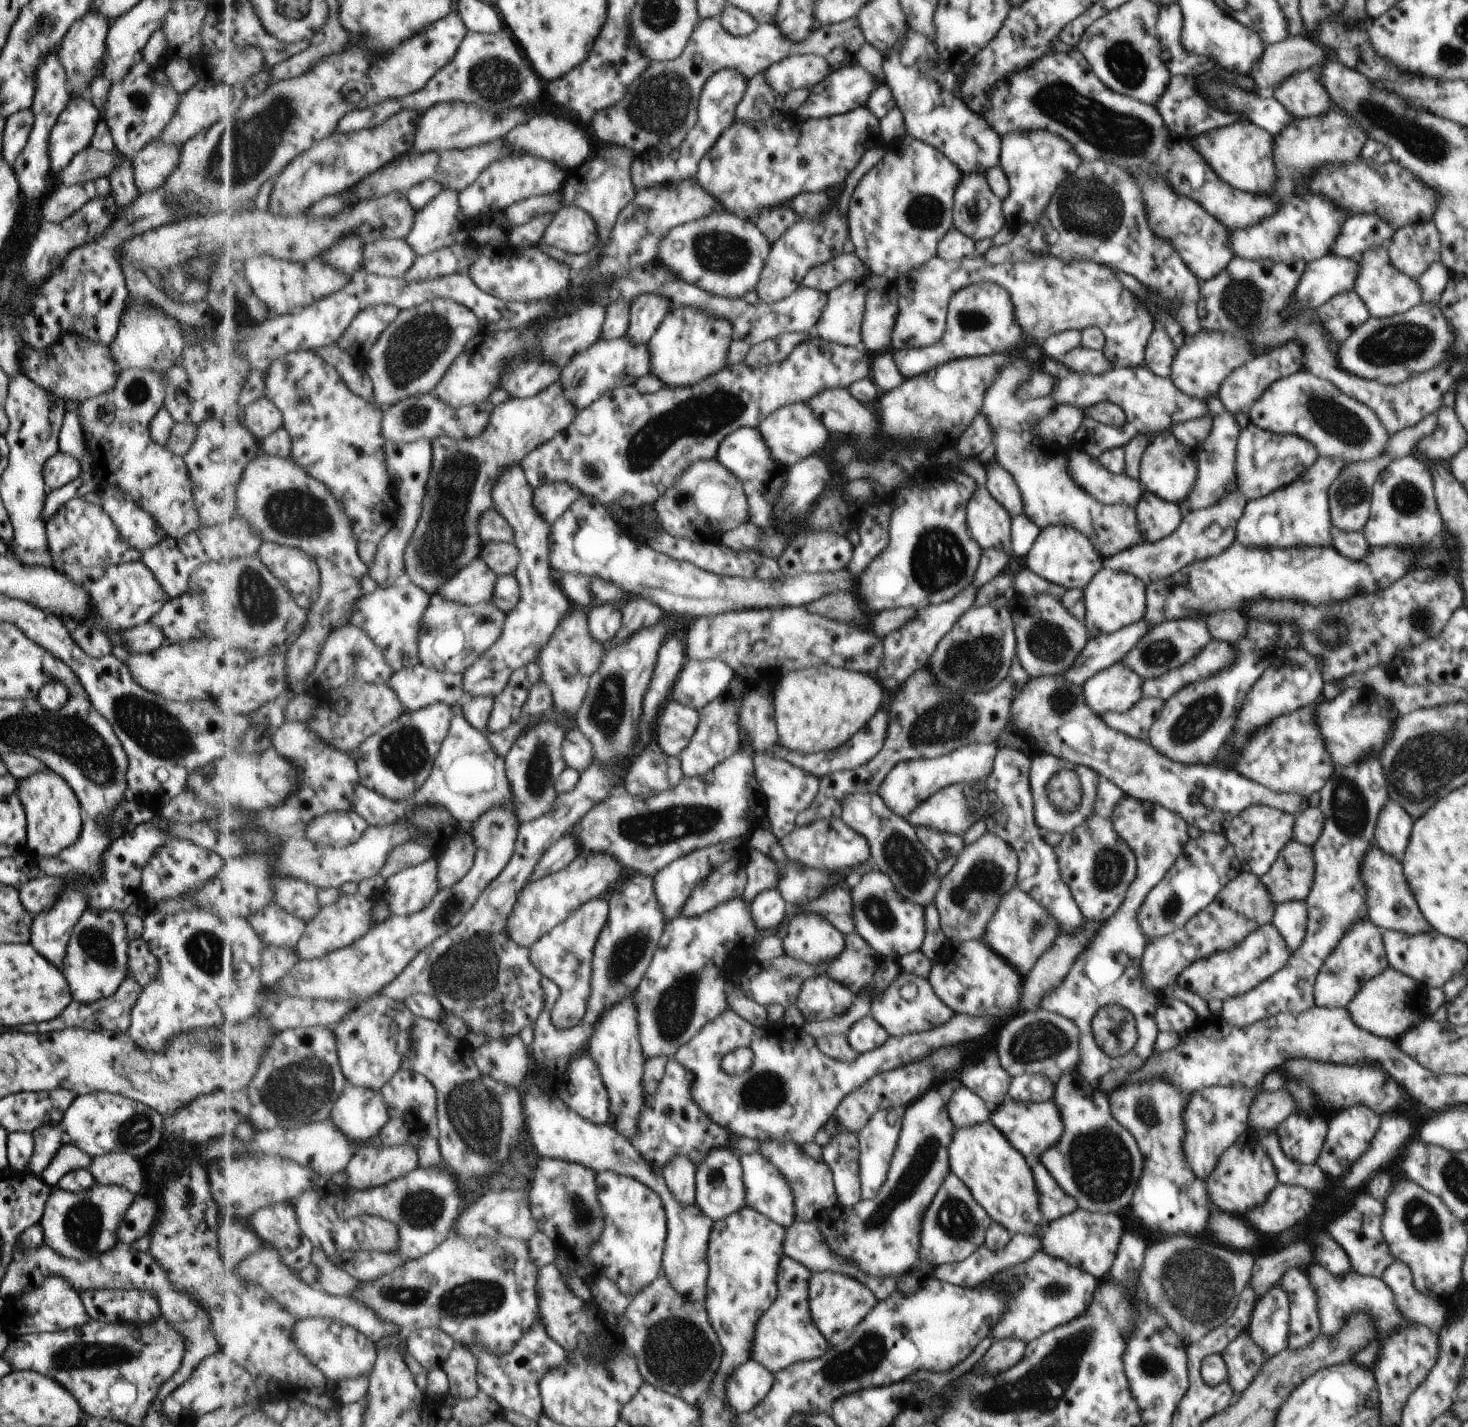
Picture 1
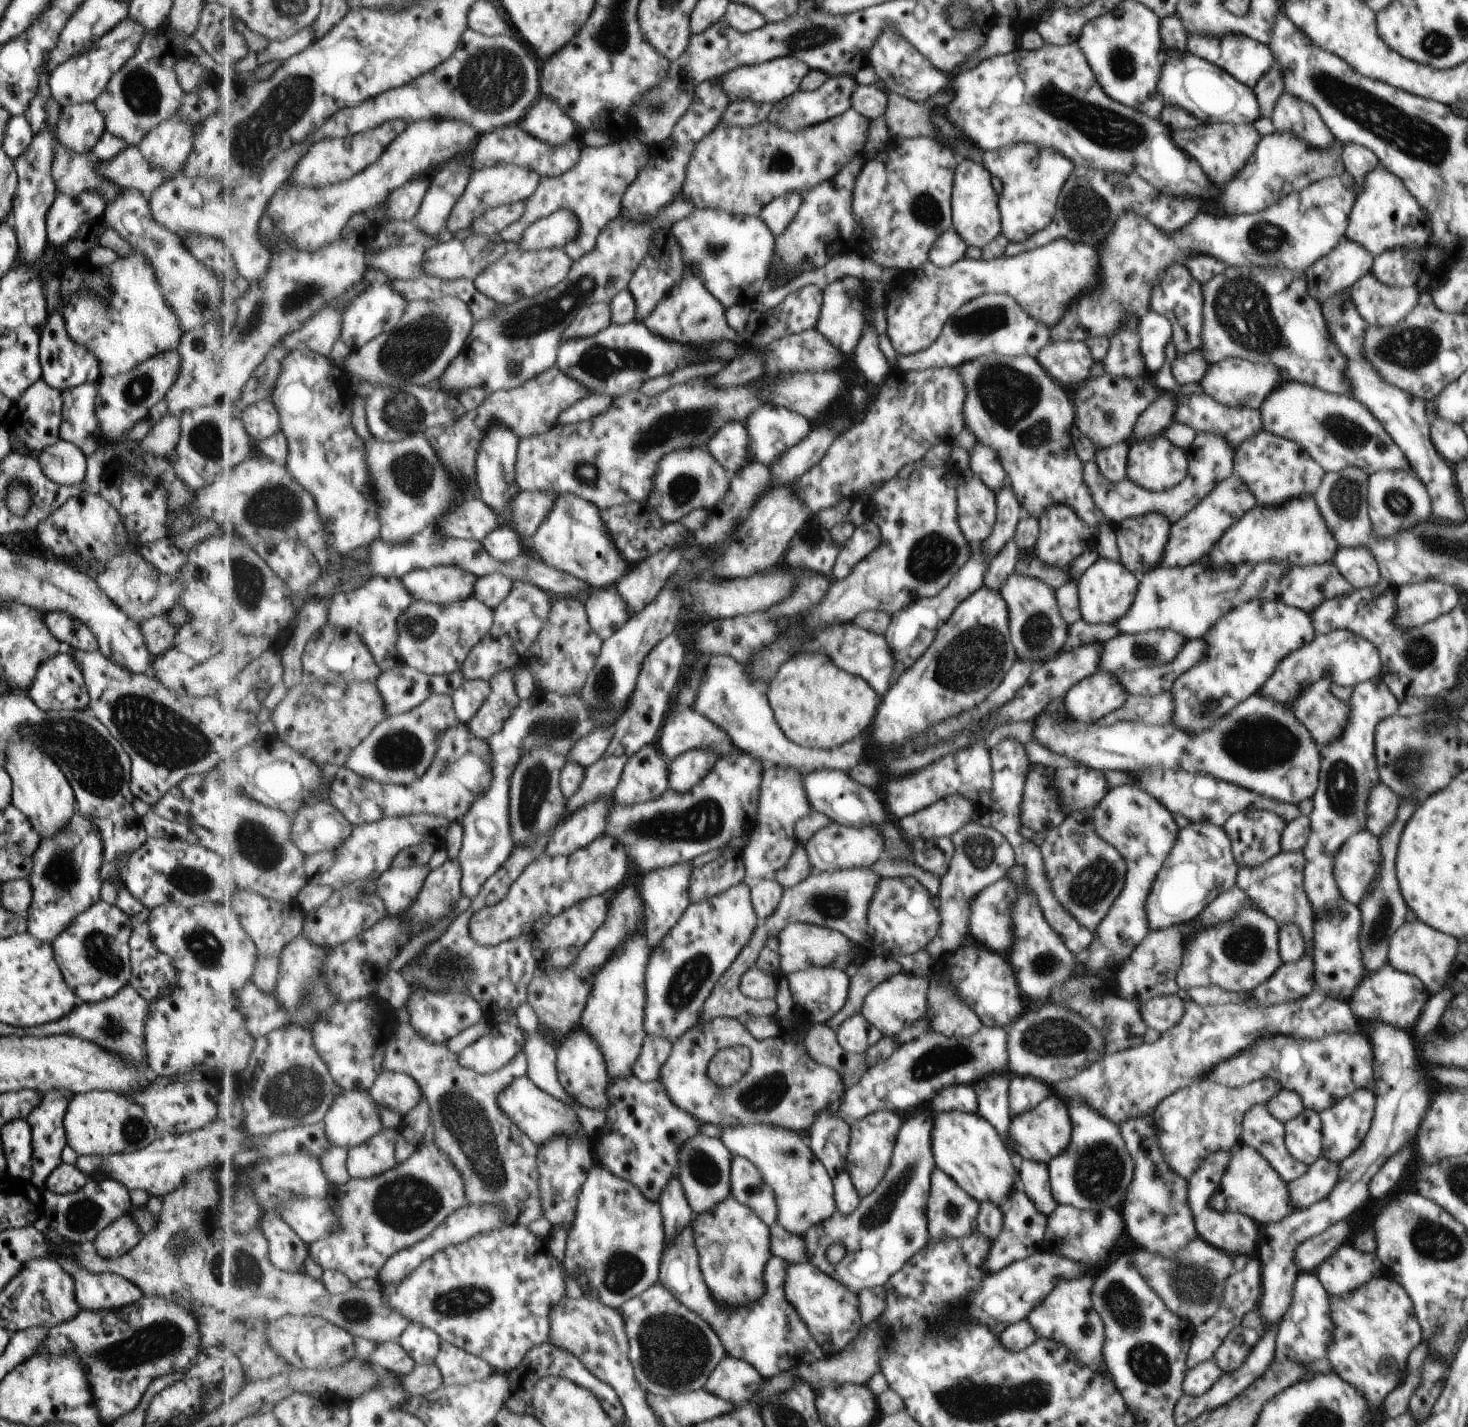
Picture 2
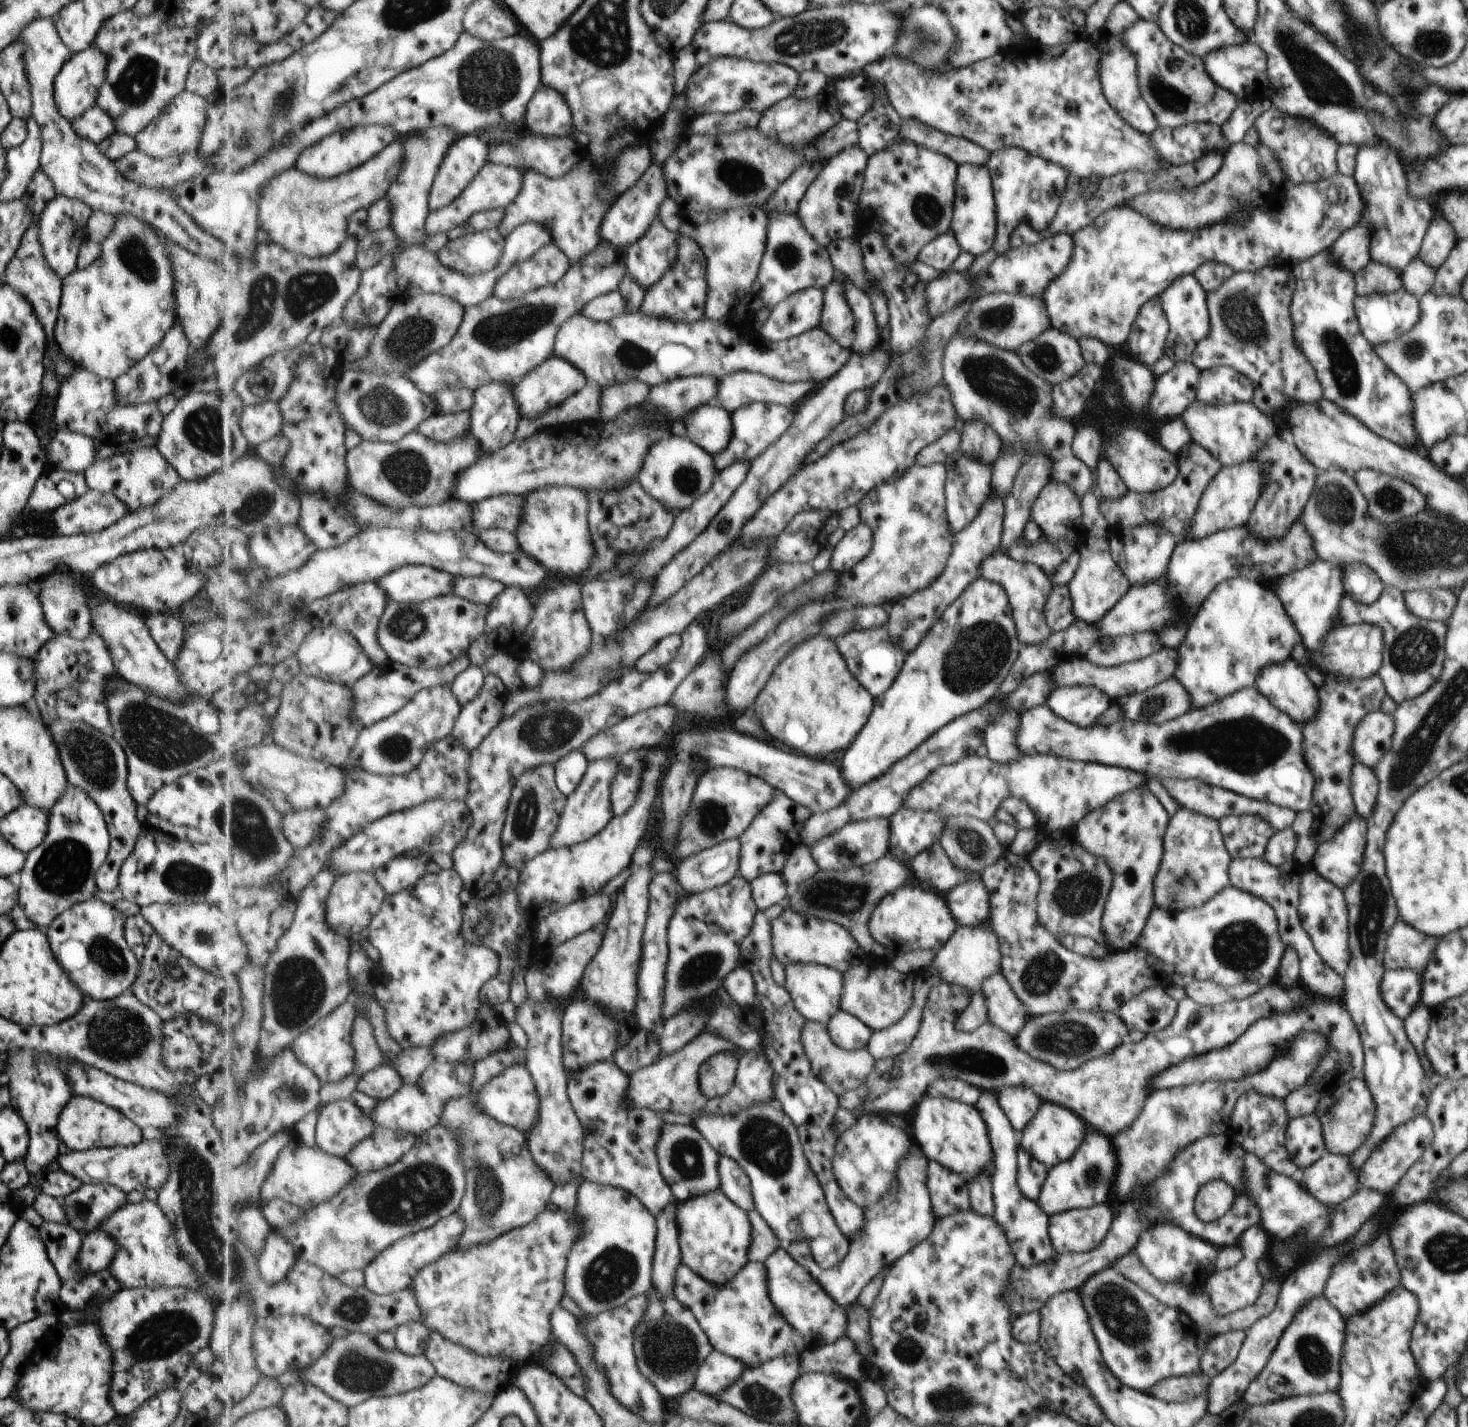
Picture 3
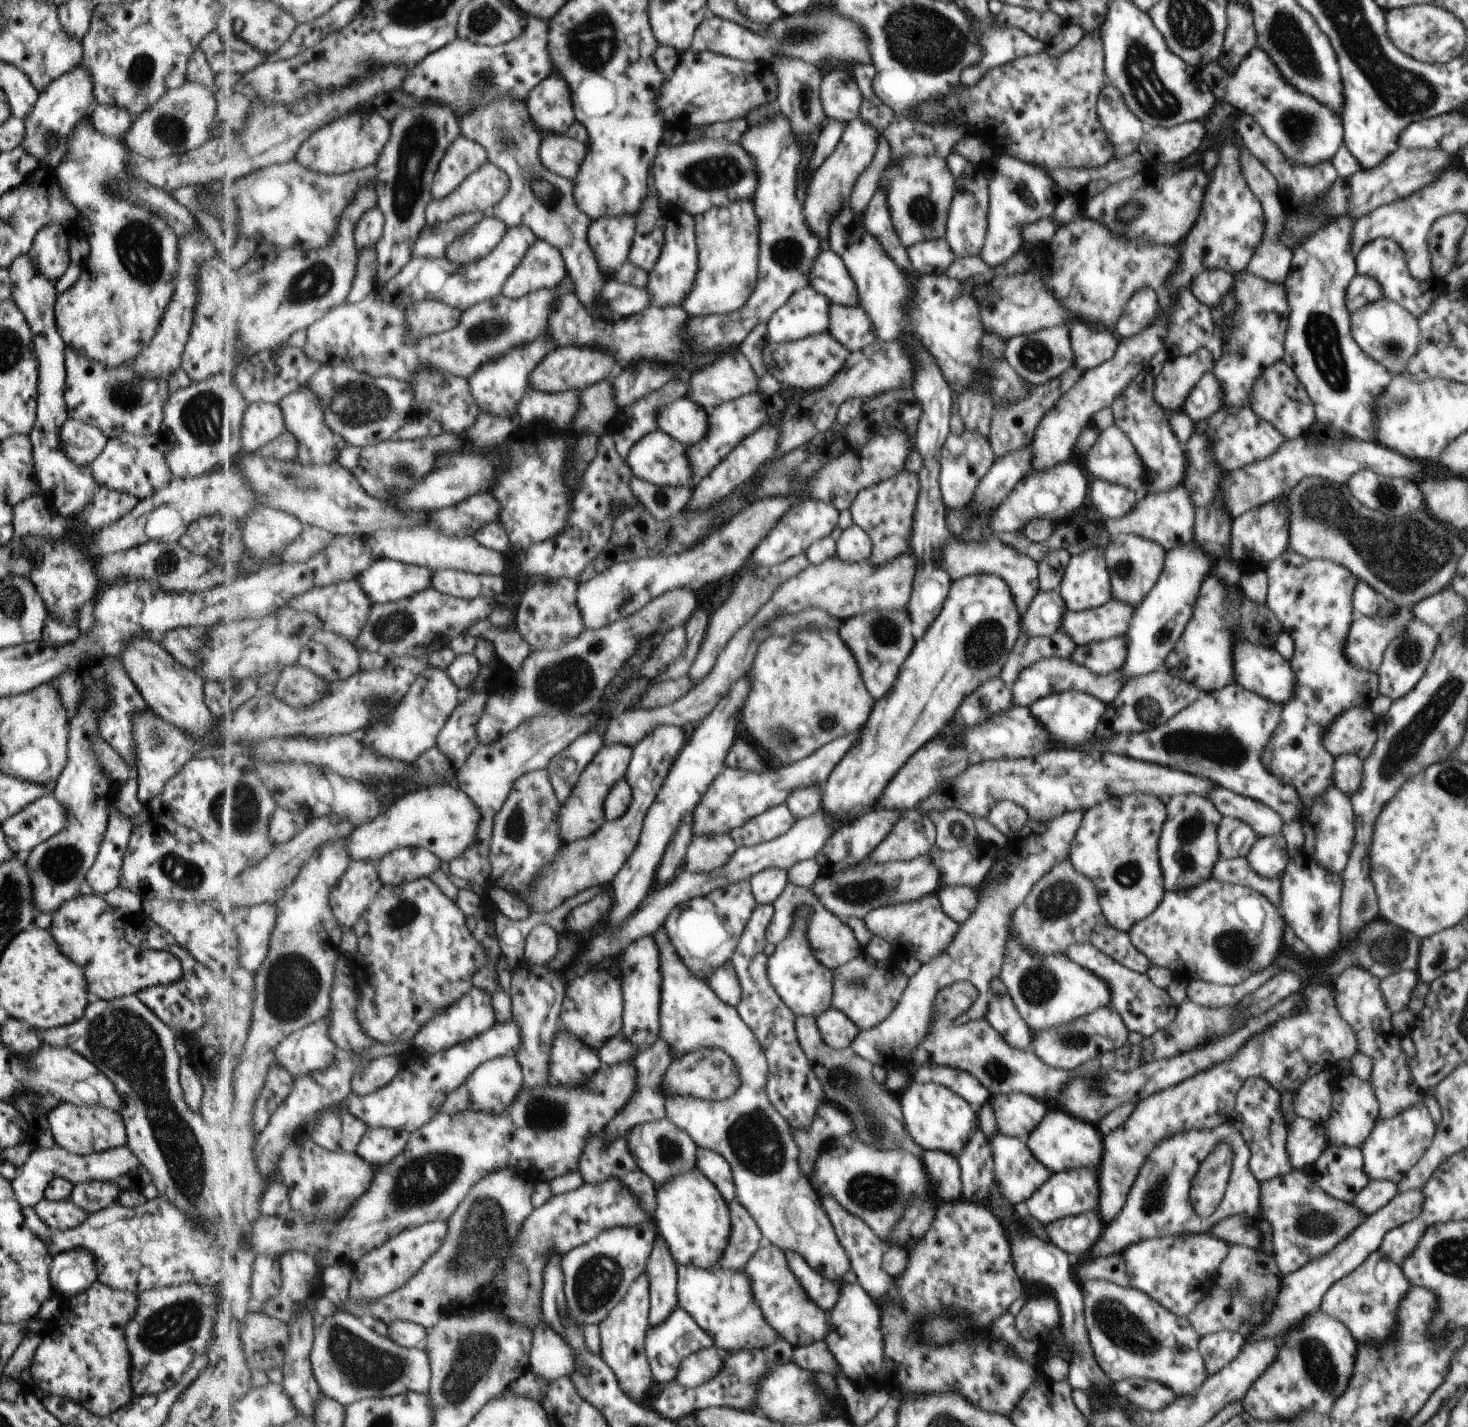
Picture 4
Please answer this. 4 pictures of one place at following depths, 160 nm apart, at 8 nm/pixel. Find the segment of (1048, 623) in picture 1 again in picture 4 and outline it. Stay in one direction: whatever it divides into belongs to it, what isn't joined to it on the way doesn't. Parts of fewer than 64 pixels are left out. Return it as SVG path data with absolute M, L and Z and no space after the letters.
M997 536L977 541L961 541L952 537L942 554L942 567L951 580L960 579L967 575L986 574L1003 579L1010 594L1015 594L1015 606L1019 606L1018 615L1022 618L1030 606L1030 602L1039 591L1038 563L1027 555L1019 554L1014 548L1001 543Z

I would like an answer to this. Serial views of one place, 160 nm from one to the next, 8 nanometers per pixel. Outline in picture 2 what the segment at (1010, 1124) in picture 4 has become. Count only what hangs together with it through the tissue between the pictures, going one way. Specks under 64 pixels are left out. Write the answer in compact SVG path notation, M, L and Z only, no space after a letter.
M1009 1076L1007 1106L1010 1116L1019 1116L1027 1110L1033 1110L1050 1094L1050 1087L1038 1079L1027 1076Z

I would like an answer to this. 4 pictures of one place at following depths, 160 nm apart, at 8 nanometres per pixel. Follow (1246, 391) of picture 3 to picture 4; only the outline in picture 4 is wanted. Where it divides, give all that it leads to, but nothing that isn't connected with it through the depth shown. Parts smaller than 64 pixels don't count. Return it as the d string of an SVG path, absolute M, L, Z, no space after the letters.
M1211 372L1201 375L1195 386L1189 391L1182 404L1181 412L1193 423L1206 420L1224 406L1224 390L1218 378Z

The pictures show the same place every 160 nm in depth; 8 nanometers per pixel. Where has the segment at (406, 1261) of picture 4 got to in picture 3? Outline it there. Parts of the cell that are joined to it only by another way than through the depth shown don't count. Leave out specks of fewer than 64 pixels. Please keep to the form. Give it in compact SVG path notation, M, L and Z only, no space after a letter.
M459 1214L443 1218L435 1226L406 1236L395 1244L386 1248L375 1260L364 1270L365 1286L374 1293L388 1295L409 1289L414 1278L431 1263L437 1262L444 1254L459 1248L458 1243L466 1232L466 1220Z

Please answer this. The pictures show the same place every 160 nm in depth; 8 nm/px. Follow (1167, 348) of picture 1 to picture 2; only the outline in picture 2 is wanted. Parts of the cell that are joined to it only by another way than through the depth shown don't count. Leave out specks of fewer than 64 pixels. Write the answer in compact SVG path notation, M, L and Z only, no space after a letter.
M1147 309L1137 317L1137 336L1144 368L1156 373L1165 362L1165 346L1173 337L1169 320Z

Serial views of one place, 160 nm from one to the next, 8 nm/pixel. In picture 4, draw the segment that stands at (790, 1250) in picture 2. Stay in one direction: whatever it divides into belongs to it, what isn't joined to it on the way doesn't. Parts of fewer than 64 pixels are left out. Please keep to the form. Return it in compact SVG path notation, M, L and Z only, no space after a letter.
M737 1199L728 1205L734 1222L734 1232L719 1266L743 1271L760 1249L764 1234L743 1203Z

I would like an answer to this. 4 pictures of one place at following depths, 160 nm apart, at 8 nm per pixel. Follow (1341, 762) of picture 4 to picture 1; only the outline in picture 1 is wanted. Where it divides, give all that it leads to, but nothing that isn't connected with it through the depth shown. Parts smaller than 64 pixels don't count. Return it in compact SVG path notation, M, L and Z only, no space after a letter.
M1388 800L1380 811L1373 844L1385 854L1400 859L1406 852L1414 822L1398 803Z

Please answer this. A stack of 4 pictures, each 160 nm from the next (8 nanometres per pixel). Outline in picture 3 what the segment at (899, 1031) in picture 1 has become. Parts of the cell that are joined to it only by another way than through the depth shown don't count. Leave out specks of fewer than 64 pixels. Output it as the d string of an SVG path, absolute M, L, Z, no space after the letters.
M861 963L845 973L841 1010L858 1016L874 1031L885 1030L911 1009L916 980L913 975L897 972L888 963L868 970L867 966Z

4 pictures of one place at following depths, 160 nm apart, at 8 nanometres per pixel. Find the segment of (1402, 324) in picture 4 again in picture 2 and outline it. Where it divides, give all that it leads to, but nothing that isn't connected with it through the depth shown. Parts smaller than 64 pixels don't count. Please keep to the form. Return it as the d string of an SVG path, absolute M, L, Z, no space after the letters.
M1368 272L1353 282L1349 294L1366 325L1385 328L1403 320L1417 306L1419 291L1414 286L1389 288Z

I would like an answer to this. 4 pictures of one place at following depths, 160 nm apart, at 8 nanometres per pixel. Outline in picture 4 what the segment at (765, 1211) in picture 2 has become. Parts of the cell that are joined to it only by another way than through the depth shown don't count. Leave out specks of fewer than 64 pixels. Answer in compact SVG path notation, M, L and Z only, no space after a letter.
M705 1148L698 1150L698 1169L718 1186L728 1203L737 1200L738 1188L730 1162L717 1151Z

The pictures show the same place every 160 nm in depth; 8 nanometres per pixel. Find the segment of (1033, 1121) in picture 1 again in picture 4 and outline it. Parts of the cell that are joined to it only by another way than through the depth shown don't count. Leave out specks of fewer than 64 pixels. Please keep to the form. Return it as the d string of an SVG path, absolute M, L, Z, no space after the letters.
M1046 1110L1033 1132L1025 1138L1030 1153L1051 1173L1077 1167L1099 1168L1102 1156L1102 1138L1097 1130L1081 1119L1061 1110Z

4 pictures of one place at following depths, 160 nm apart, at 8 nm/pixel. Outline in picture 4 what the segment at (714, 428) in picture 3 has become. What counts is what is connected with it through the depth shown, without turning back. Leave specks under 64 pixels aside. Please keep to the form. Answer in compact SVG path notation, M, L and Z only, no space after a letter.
M685 397L662 408L659 426L689 448L710 433L710 413L693 398Z

